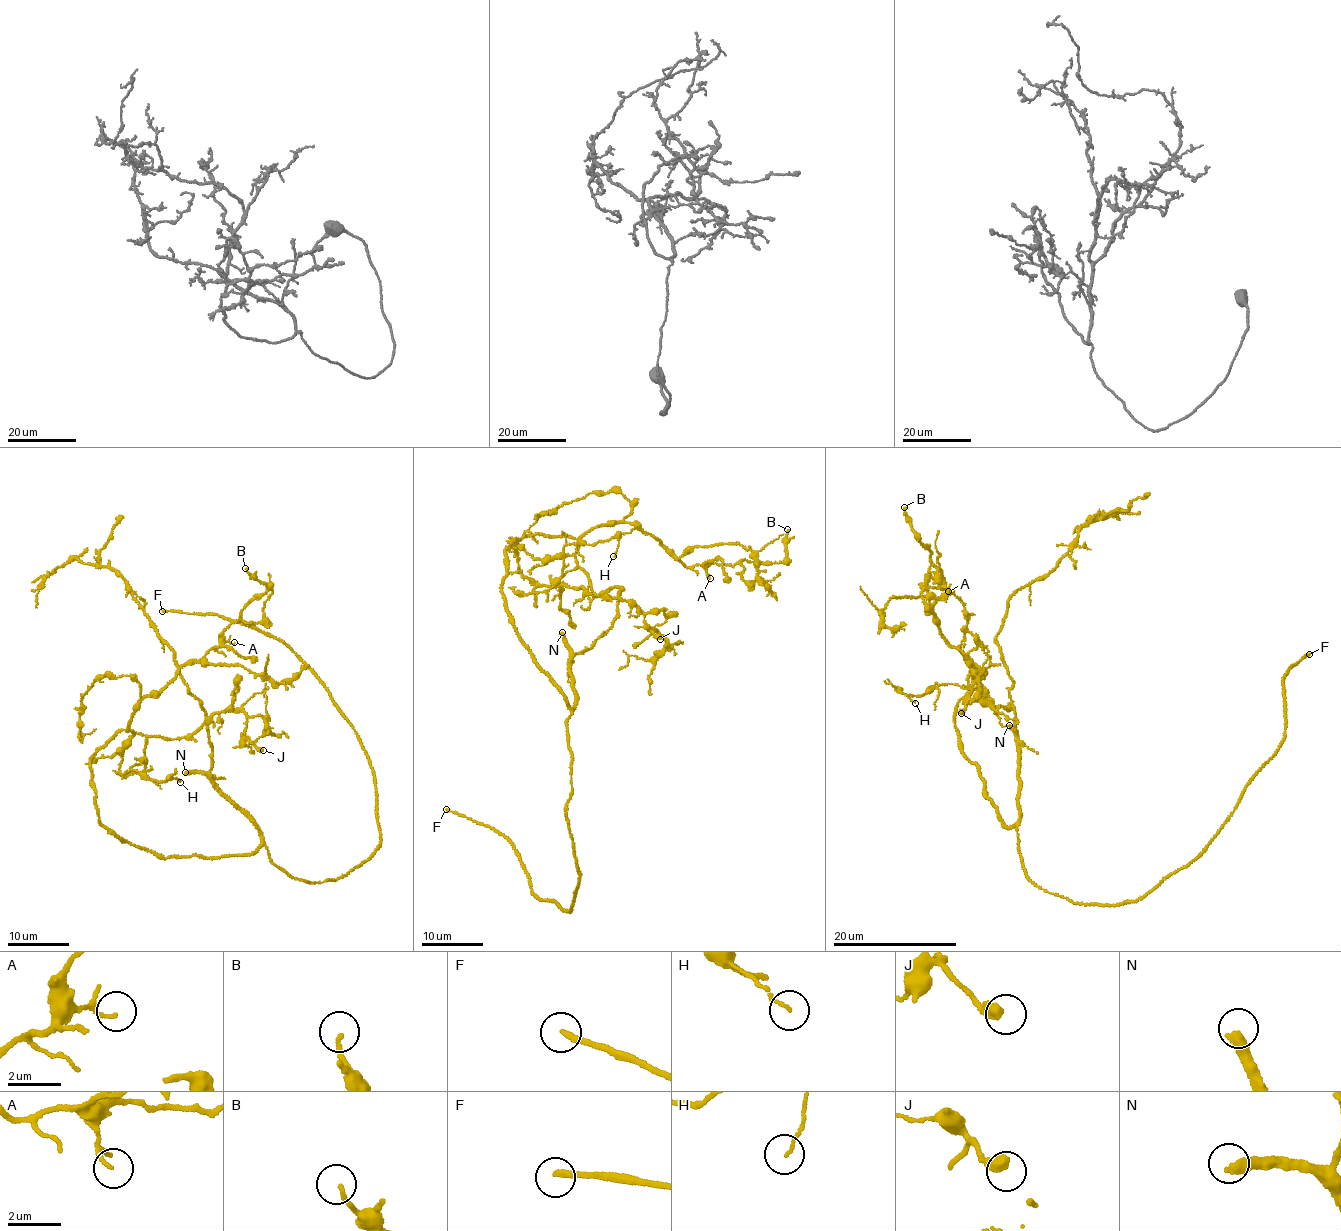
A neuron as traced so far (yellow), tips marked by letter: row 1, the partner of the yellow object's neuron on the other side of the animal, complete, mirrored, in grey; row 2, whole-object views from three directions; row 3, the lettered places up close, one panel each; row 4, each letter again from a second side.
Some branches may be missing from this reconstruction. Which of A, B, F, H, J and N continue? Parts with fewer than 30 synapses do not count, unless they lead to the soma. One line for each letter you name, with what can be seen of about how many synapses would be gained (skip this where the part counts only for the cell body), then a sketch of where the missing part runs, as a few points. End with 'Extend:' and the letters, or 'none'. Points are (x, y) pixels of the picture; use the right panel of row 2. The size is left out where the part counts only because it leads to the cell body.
N: 300 synapses; course (1009, 725), (1014, 646), (1079, 613), (1130, 616), (1229, 566), (1286, 472)
Extend: F, N

